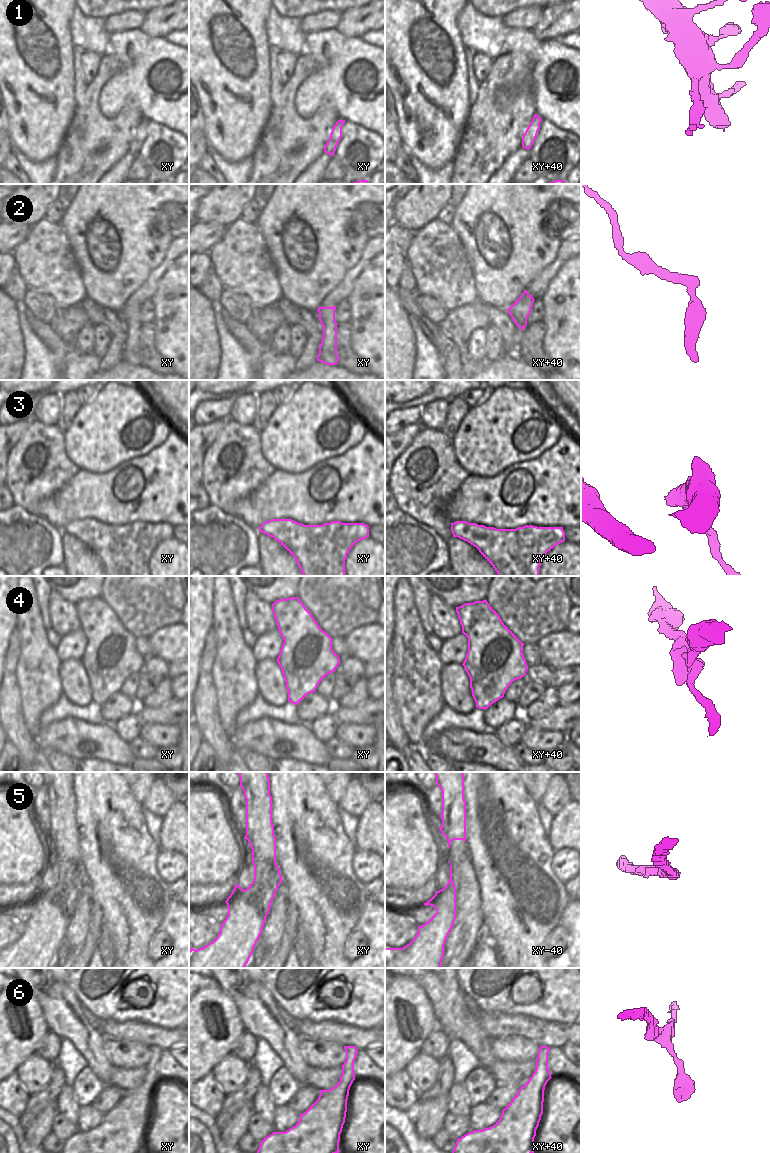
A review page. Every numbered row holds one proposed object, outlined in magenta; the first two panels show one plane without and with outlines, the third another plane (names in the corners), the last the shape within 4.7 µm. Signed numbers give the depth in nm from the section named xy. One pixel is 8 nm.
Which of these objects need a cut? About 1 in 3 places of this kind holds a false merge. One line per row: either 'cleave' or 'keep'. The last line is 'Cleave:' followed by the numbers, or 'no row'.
1: cleave
2: keep
3: cleave
4: cleave
5: keep
6: keep
Cleave: 1, 3, 4

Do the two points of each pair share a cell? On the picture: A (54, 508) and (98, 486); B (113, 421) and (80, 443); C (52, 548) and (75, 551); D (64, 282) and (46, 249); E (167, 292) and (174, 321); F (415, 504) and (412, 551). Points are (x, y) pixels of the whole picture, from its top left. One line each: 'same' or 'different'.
A: same
B: same
C: different
D: same
E: same
F: different

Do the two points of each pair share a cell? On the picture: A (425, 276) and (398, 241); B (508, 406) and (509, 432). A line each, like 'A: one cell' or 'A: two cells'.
A: two cells
B: one cell

